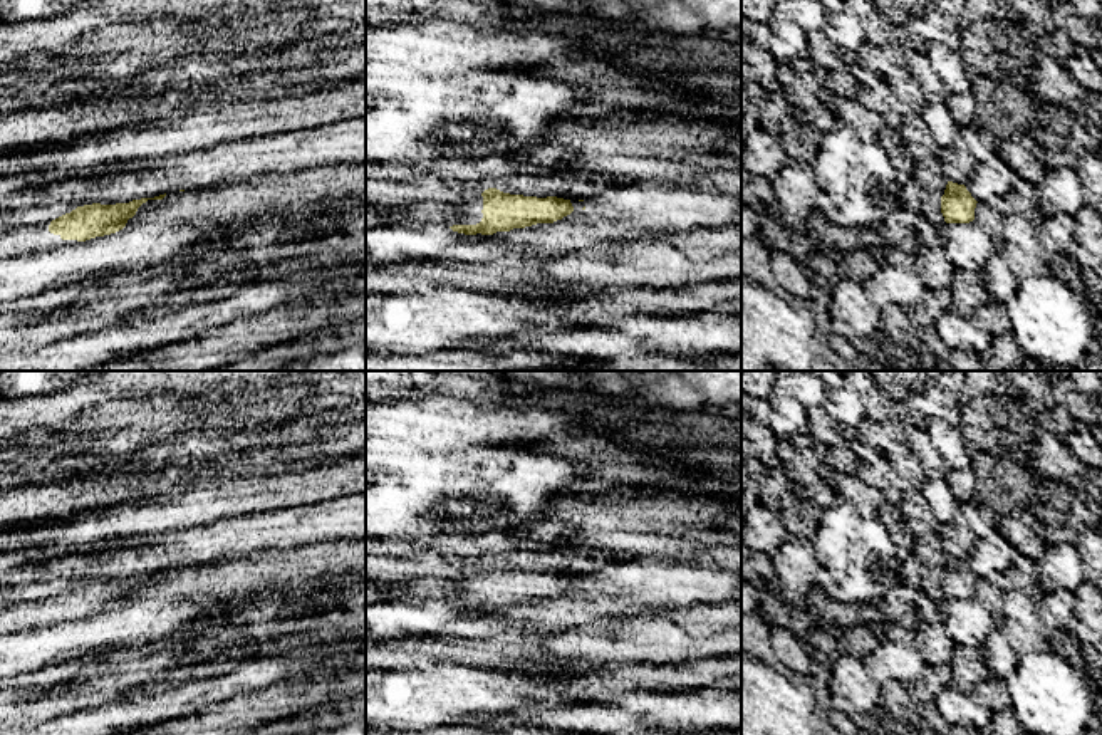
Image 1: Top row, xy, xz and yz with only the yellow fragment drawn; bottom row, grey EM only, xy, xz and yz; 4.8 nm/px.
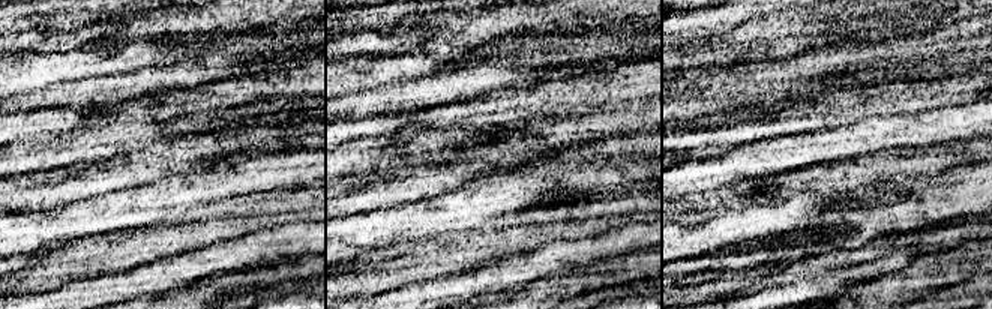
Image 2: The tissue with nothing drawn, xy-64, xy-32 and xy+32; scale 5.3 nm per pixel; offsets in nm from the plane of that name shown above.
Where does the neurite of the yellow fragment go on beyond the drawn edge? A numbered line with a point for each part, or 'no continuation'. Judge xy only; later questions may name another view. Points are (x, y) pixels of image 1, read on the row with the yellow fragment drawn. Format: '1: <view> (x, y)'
1: xy (27, 239)

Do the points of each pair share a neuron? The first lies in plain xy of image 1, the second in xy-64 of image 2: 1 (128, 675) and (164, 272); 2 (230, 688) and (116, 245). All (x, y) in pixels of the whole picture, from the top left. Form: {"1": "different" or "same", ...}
{"1": "different", "2": "different"}

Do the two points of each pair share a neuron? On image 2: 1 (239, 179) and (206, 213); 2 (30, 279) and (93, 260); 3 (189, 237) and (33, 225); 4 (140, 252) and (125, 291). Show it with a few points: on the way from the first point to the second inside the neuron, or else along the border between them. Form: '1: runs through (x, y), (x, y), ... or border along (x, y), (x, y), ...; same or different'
1: border along (267, 191), (236, 194), (233, 197); different
2: runs through (45, 276), (78, 260); same
3: border along (150, 227), (123, 228), (81, 239); different
4: border along (167, 255), (129, 269), (99, 275); different

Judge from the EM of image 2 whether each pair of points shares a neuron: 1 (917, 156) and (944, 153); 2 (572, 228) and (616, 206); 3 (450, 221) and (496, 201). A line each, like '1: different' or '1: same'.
1: same
2: same
3: same

